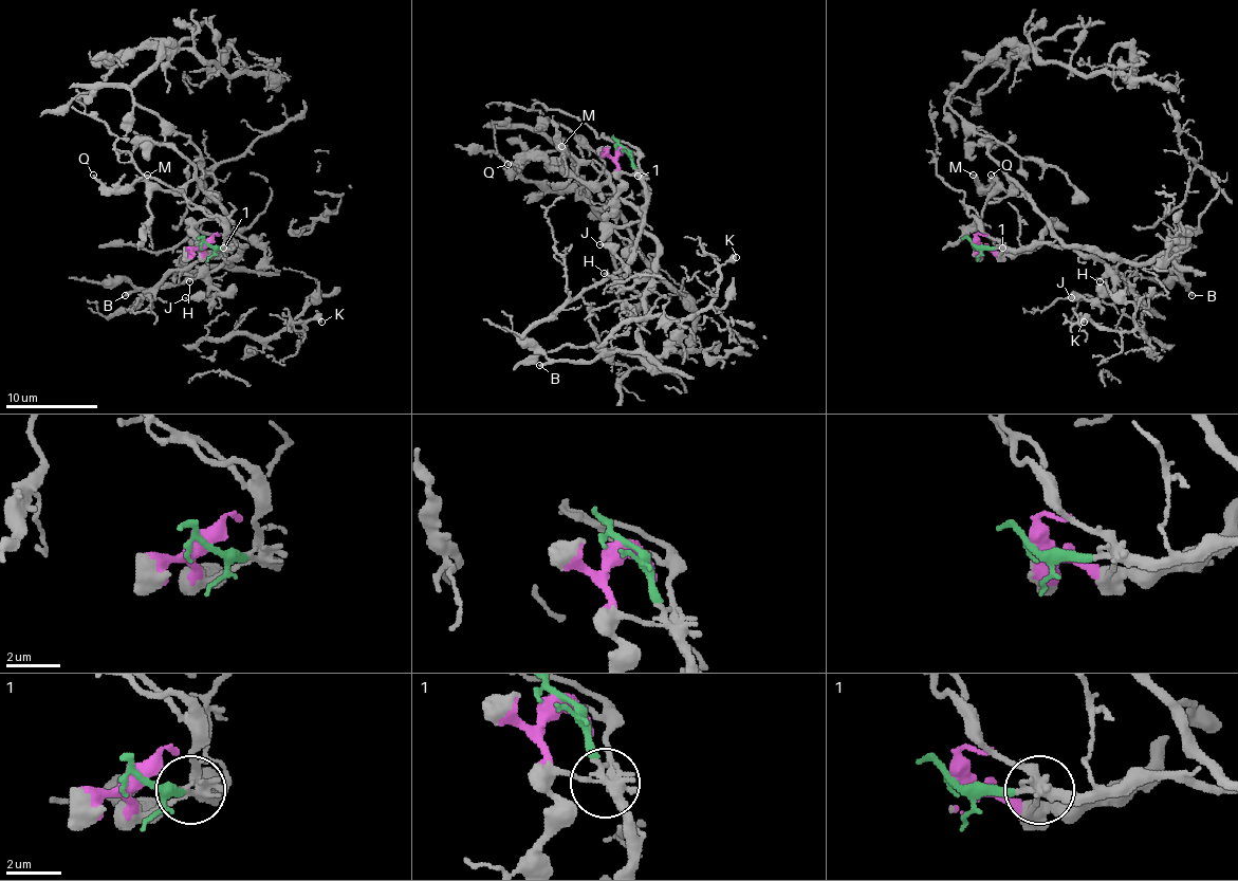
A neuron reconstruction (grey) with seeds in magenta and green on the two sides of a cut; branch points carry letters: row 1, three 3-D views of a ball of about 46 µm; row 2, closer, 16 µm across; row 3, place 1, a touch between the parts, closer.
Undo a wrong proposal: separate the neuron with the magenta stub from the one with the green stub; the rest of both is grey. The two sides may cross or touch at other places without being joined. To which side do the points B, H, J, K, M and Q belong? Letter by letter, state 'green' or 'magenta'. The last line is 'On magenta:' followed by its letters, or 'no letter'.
B: magenta
H: magenta
J: magenta
K: green
M: magenta
Q: magenta
On magenta: B, H, J, M, Q

